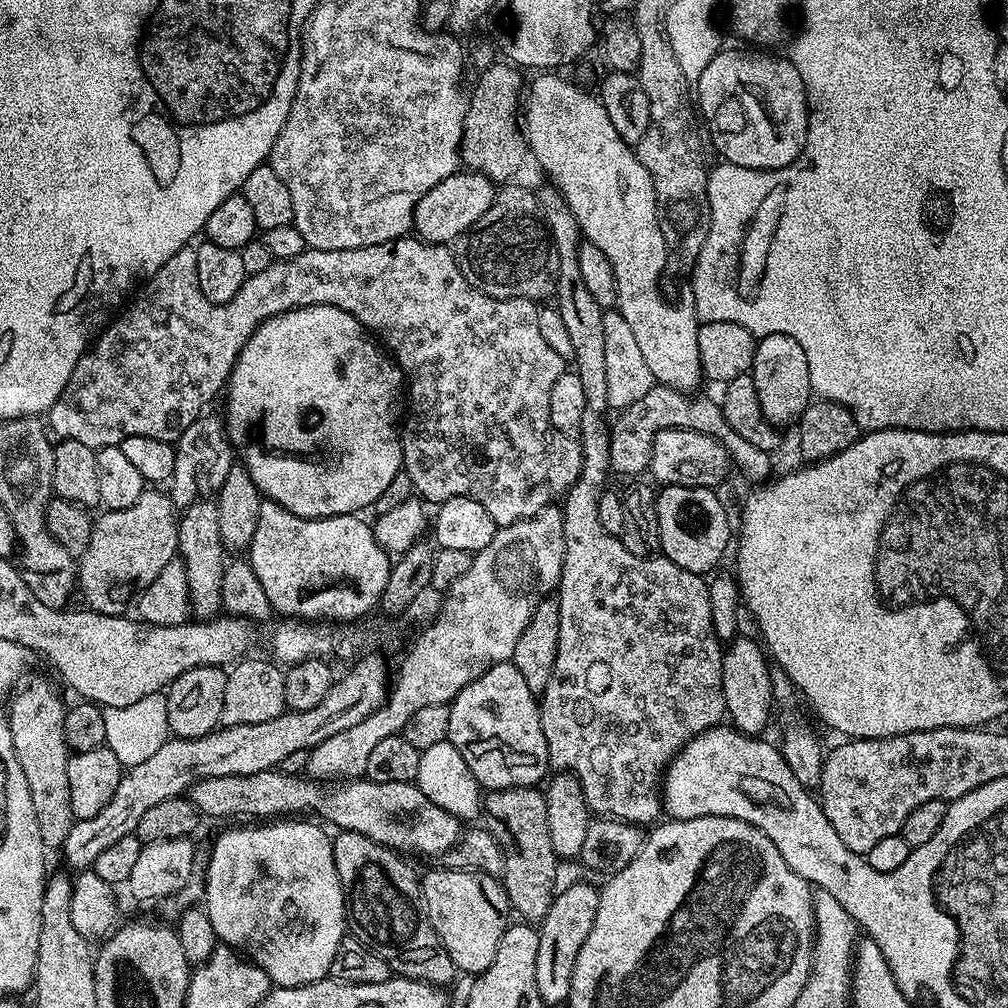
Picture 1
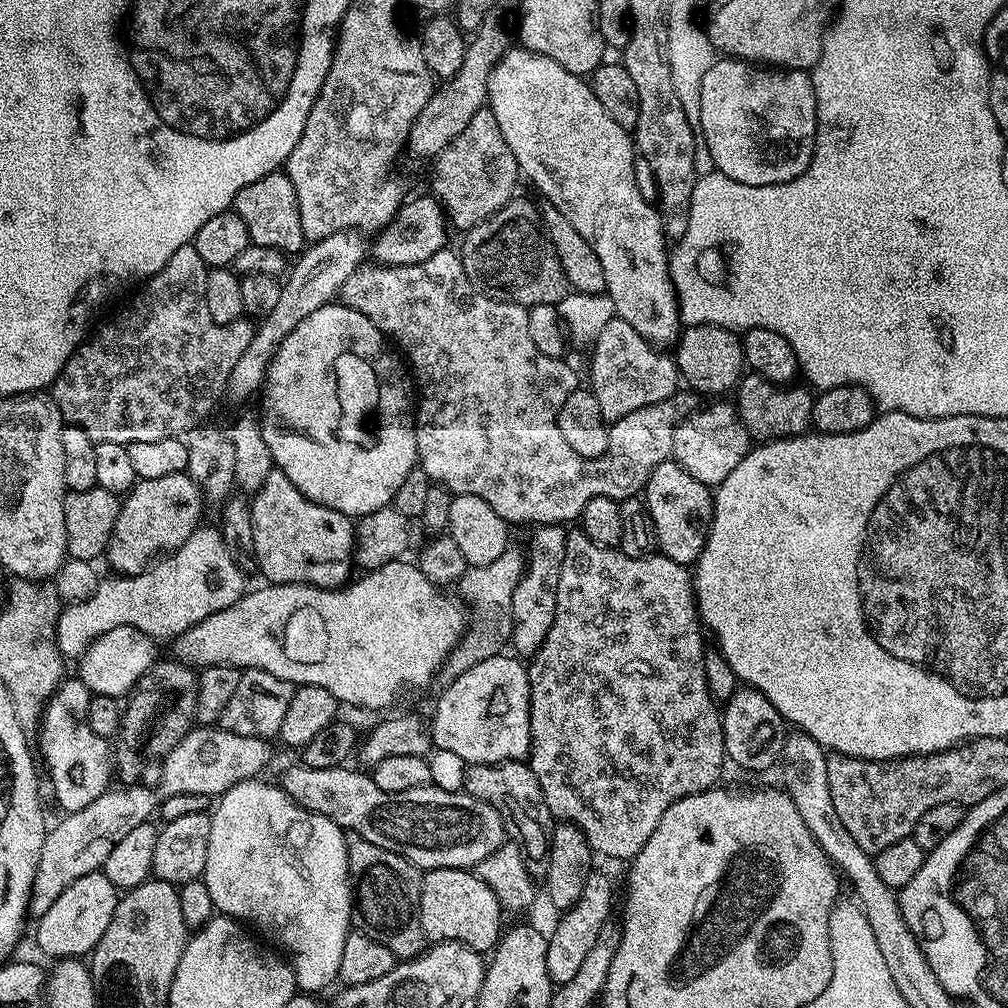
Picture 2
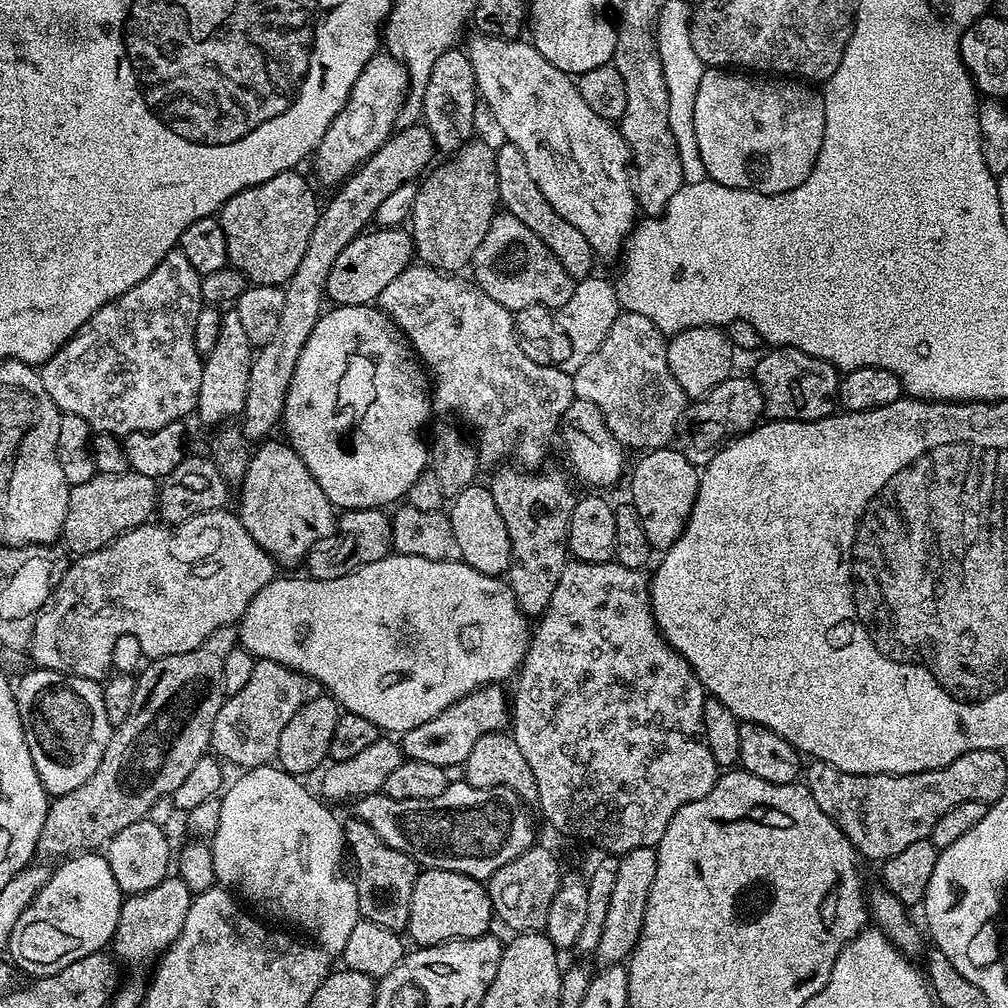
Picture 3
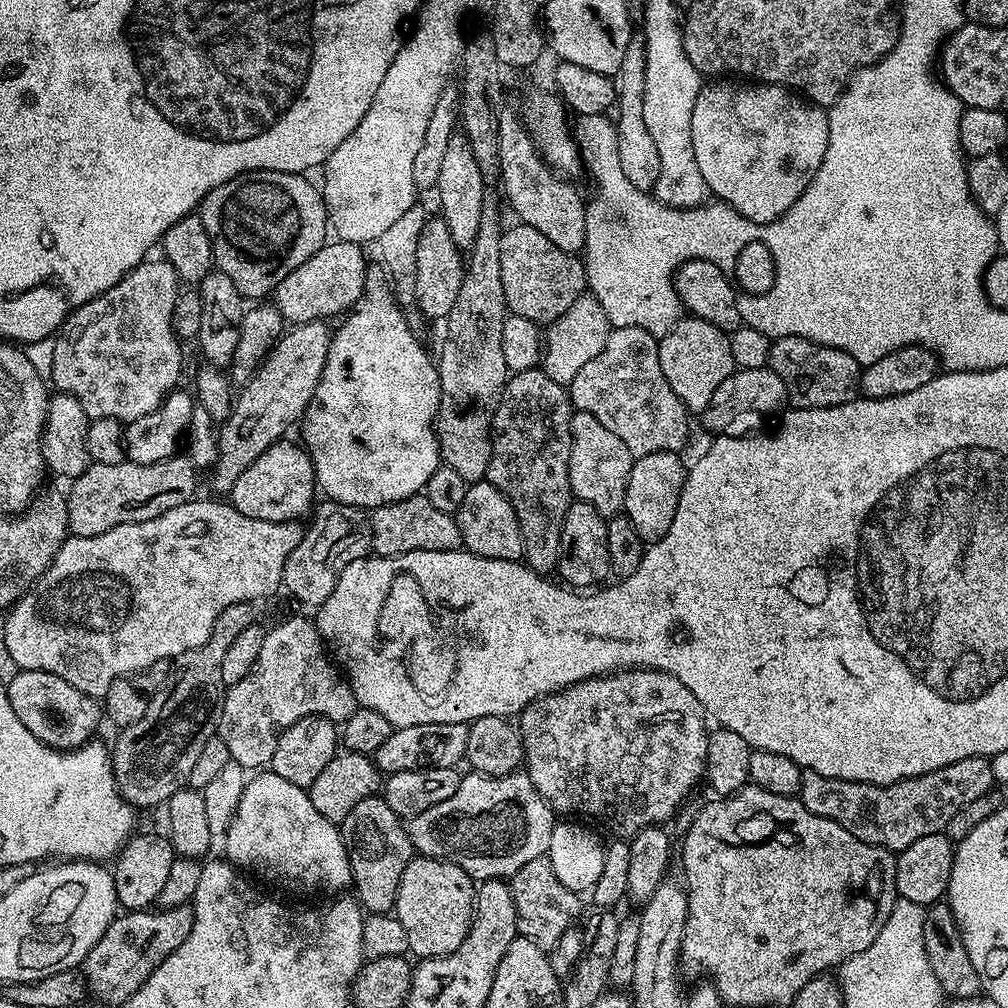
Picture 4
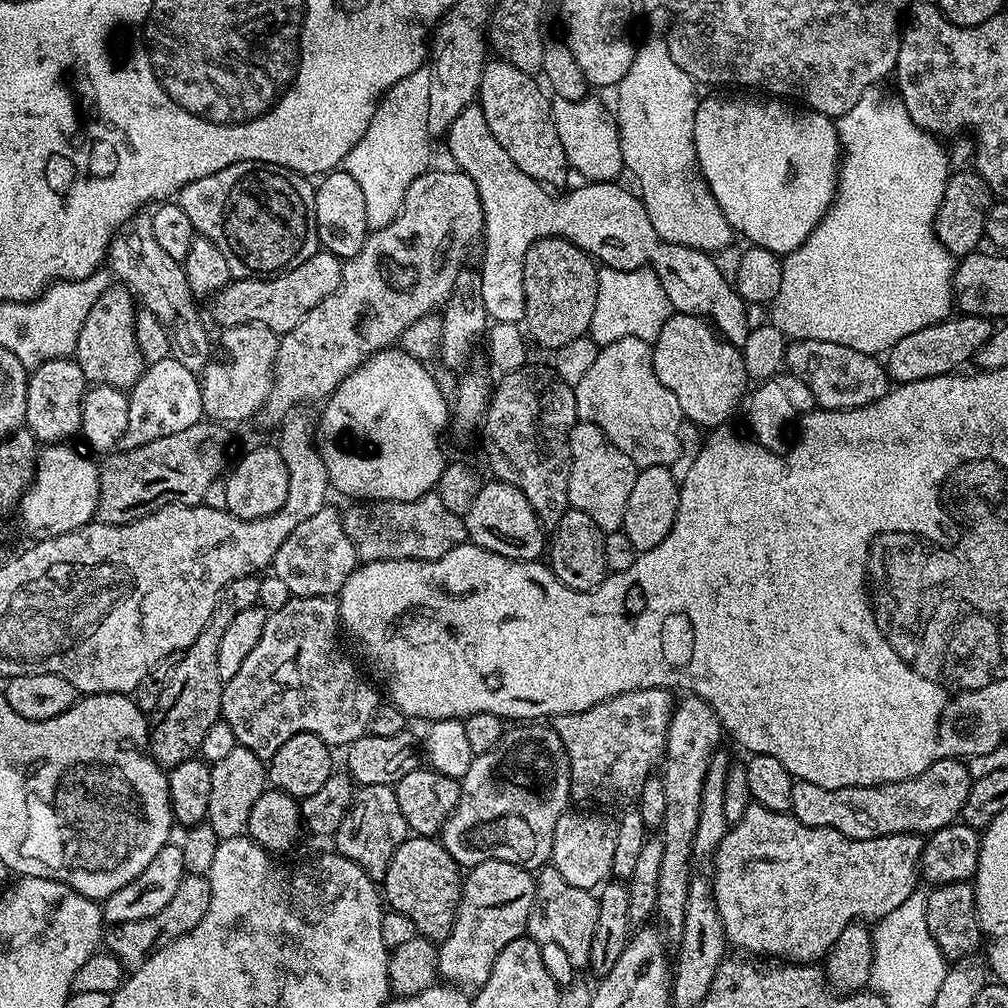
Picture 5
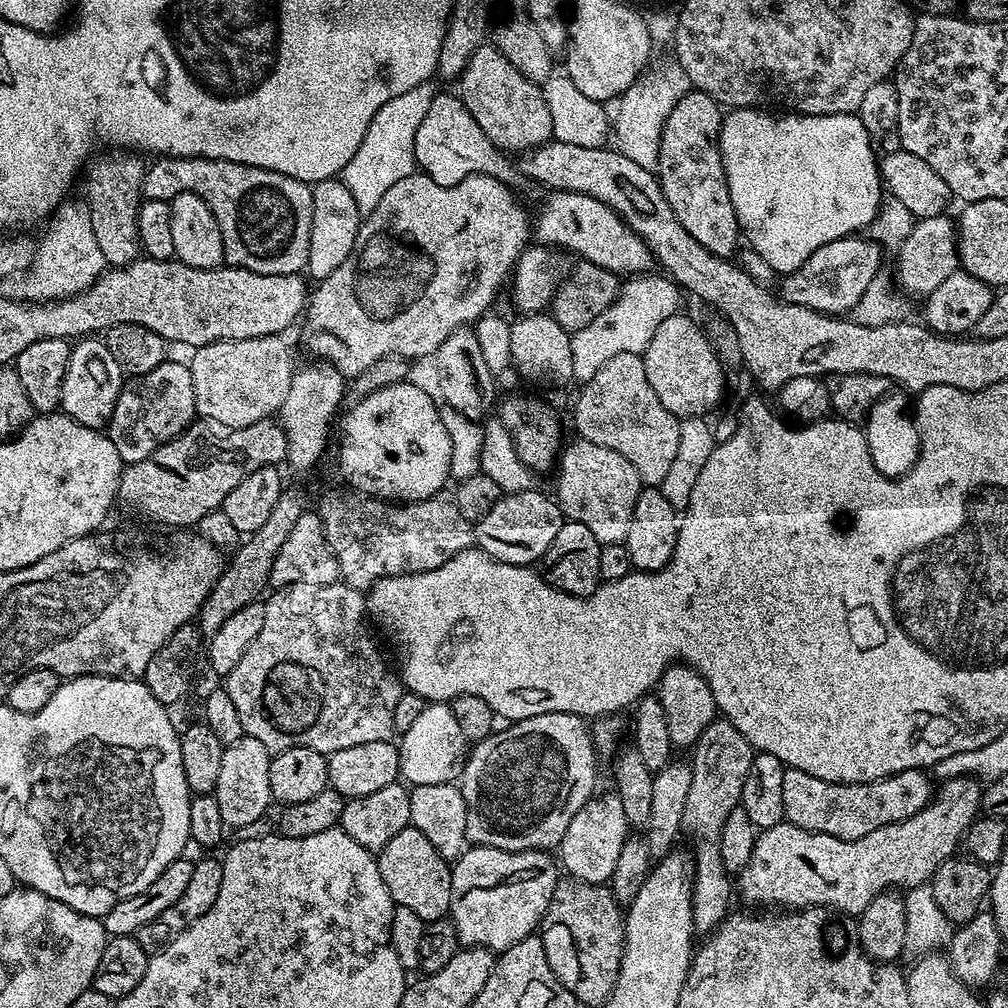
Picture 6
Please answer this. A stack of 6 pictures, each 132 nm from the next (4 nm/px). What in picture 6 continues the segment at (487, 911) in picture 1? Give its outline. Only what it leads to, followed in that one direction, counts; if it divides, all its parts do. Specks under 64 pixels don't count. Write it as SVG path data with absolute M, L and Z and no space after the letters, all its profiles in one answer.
M411 826L398 830L390 842L378 853L382 882L390 890L393 905L414 910L418 918L426 922L442 920L452 907L452 869L449 861L434 850L434 846L422 834L422 830Z

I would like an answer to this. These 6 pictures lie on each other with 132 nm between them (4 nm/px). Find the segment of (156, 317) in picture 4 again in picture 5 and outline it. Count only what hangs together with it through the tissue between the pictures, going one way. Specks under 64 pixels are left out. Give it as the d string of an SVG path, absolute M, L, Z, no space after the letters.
M111 286L94 302L78 334L74 359L89 385L109 384L111 388L131 389L143 375L146 361L136 341L138 304L123 286Z

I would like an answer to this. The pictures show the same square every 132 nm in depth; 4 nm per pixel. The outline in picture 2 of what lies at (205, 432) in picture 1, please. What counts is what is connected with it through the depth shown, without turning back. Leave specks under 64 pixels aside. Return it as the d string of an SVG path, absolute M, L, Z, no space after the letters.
M345 230L309 243L295 257L286 279L281 283L274 310L270 310L270 314L259 321L250 346L242 350L242 358L238 358L234 370L230 370L227 399L248 400L255 390L257 393L263 385L264 376L282 338L286 338L286 334L290 334L290 330L294 330L294 326L298 326L302 318L307 318L309 314L314 314L314 310L333 303L339 297L340 287L346 282L346 278L350 278L350 274L365 263L369 252L370 240L365 233L359 230Z

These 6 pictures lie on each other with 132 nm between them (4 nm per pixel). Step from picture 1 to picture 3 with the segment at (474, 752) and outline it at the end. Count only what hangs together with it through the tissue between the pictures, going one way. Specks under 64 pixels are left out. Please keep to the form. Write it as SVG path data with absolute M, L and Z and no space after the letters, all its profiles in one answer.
M487 684L484 688L466 694L458 702L446 706L442 714L430 718L430 722L422 722L422 726L414 726L414 730L403 733L402 747L407 759L418 762L430 762L443 768L463 765L464 760L474 750L474 742L484 734L507 729L510 724L510 700L504 697L503 687Z

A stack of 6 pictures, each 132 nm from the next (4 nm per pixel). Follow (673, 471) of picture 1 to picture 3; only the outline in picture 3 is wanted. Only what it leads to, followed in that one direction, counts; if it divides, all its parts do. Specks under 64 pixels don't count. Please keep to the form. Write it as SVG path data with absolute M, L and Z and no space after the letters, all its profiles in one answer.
M733 374L705 396L693 399L684 410L684 418L678 429L678 447L680 453L697 466L703 466L712 459L719 448L729 440L749 432L761 423L765 415L764 399L755 379L751 375Z

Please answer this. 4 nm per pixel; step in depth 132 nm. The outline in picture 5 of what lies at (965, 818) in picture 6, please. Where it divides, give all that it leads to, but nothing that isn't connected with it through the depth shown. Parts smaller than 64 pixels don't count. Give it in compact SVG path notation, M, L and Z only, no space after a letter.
M751 803L738 818L738 822L729 827L728 832L722 838L722 842L716 847L716 855L711 857L710 864L716 873L711 873L710 883L712 885L712 897L718 906L718 914L722 918L724 927L724 937L728 940L733 949L741 948L741 953L747 954L752 958L775 958L780 962L791 962L794 964L811 964L820 962L827 957L828 951L838 942L838 934L846 930L846 926L857 922L878 922L890 910L902 906L910 894L918 888L918 869L920 867L920 855L924 849L925 837L911 832L910 834L890 834L889 836L879 836L869 840L855 840L838 830L829 828L811 828L802 822L798 822L795 816L787 812L775 812L766 810L766 806L758 803Z

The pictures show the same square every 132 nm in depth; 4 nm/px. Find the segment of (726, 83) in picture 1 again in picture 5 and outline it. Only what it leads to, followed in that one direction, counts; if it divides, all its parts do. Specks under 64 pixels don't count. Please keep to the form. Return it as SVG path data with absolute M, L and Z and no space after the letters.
M740 94L744 96L704 96L700 101L698 110L694 114L694 146L696 147L696 163L698 171L708 189L712 191L712 197L718 202L722 214L730 222L733 233L745 236L747 243L752 246L764 247L777 254L787 254L798 250L802 242L818 226L821 218L828 213L828 207L836 198L836 181L840 170L840 161L842 159L842 145L840 136L836 132L836 120L830 116L824 116L820 112L805 110L800 106L793 106L780 98L764 98L768 100L759 100L756 94Z

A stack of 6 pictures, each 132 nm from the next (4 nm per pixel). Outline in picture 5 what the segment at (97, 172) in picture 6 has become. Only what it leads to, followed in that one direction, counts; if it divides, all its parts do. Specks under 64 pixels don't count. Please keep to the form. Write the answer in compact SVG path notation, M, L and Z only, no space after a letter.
M137 214L121 226L108 247L106 264L111 275L132 293L139 307L154 314L154 318L161 322L173 358L182 362L186 370L203 373L205 366L213 359L214 340L208 337L208 328L196 309L197 301L190 290L183 263L170 258L170 254L166 254L166 250L162 250L154 239L151 215Z

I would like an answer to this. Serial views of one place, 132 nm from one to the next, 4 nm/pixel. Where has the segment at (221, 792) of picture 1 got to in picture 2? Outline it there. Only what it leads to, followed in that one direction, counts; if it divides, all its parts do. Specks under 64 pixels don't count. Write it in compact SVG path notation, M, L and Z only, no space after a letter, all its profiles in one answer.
M297 766L289 770L288 777L282 780L282 787L298 806L330 818L330 822L334 822L340 828L366 838L366 842L374 842L374 846L382 846L382 850L390 850L406 858L414 867L421 870L433 868L472 870L478 862L482 862L482 858L494 854L498 846L506 843L504 820L498 814L498 810L494 810L494 806L474 798L469 792L463 790L447 792L444 789L429 786L401 792L387 792L378 790L378 782L374 782L367 771L355 772L352 766L326 770Z

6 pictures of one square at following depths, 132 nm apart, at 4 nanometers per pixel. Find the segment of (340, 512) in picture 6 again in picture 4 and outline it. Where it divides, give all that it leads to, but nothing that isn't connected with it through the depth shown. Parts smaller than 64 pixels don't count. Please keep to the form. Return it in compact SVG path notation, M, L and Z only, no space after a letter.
M423 494L371 509L368 525L372 552L377 556L401 556L414 550L455 552L464 542L455 515L437 510Z

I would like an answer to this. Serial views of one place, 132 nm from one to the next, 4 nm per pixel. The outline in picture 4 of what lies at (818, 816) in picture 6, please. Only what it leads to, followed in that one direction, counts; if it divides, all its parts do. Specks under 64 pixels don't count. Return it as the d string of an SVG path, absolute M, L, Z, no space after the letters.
M971 756L962 758L950 766L942 766L933 772L927 772L909 780L900 780L896 784L863 784L853 780L826 778L822 774L804 770L800 773L798 799L806 806L806 810L838 822L838 826L842 826L842 830L850 830L854 838L898 854L906 850L910 842L918 842L918 838L926 834L944 832L950 818L954 818L954 814L958 814L958 810L962 810L966 802L974 802L974 798L982 798L982 794L993 791L993 788L991 759L987 756Z

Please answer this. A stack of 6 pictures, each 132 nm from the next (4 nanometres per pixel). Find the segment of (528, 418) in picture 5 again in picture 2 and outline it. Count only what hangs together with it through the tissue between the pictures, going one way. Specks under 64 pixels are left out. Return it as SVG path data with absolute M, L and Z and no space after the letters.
M541 524L529 532L532 533L528 536L524 575L521 576L518 586L514 586L512 599L510 648L520 658L535 656L542 642L546 642L550 626L554 626L554 610L558 606L558 578L562 574L562 558L566 554L568 537L568 532L558 524Z

